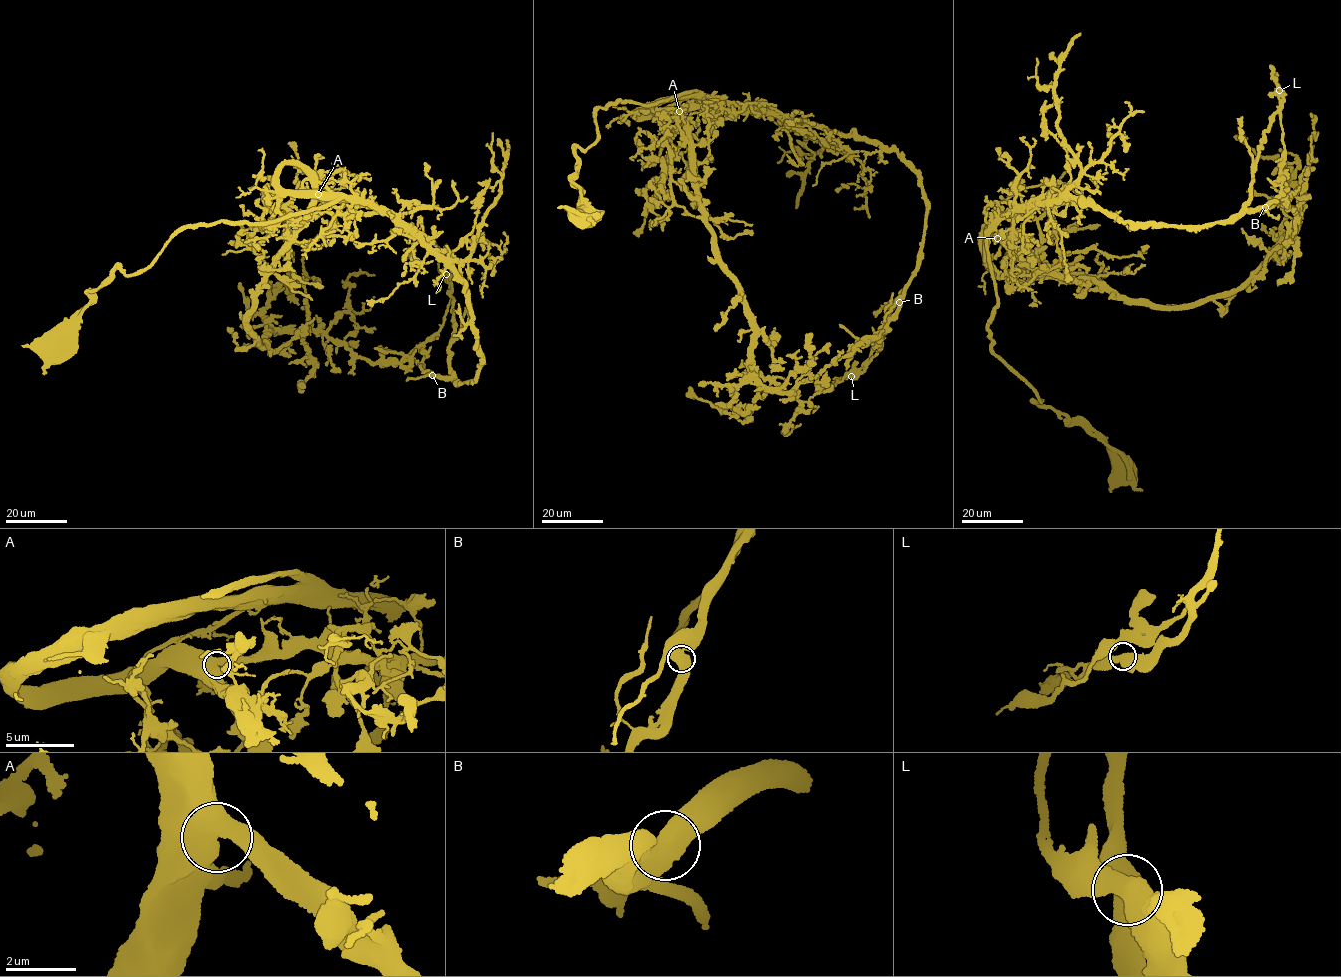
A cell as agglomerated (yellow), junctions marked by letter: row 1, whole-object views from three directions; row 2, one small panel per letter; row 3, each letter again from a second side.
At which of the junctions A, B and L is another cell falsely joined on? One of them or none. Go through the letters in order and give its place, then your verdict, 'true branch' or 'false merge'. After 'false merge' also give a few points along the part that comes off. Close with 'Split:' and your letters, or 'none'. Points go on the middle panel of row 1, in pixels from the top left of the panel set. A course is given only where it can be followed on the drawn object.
A: at (679, 111); true branch
B: at (899, 302); true branch
L: at (851, 376); true branch
Split: none

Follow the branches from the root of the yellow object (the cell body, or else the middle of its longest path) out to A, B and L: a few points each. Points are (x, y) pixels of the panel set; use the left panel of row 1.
A: (51, 343), (118, 264), (126, 275), (139, 272), (188, 227), (267, 224), (339, 198), (317, 182), (318, 194)
B: (51, 343), (179, 231), (344, 197), (414, 227), (461, 278), (483, 360), (470, 383), (432, 375)
L: (51, 343), (118, 264), (139, 272), (179, 231), (344, 197), (454, 265), (483, 360), (462, 384), (446, 274)

